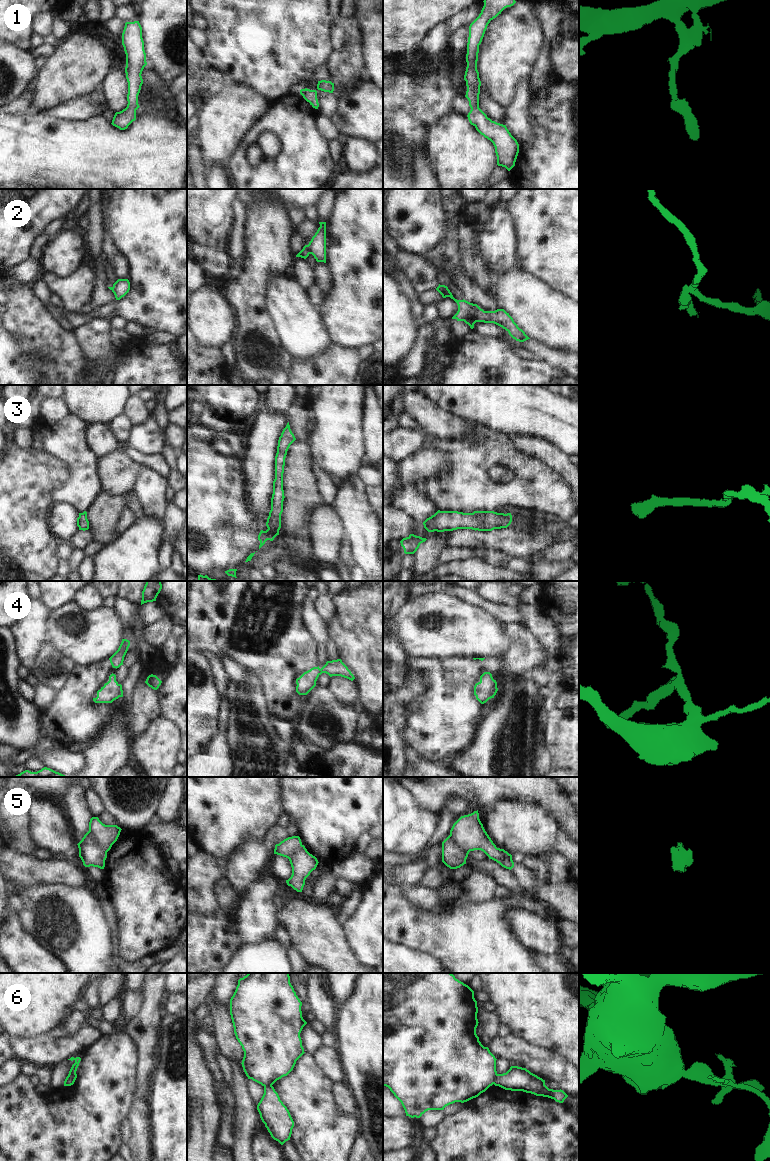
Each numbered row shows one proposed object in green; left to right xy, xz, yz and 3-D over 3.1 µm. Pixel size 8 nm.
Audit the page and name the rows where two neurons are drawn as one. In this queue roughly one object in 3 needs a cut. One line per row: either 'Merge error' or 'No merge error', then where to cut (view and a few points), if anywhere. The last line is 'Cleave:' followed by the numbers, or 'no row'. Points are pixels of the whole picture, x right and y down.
1: No merge error. No split
2: Merge error. Split along yz (441, 285), (446, 296)
3: No merge error. No split
4: No merge error. No split
5: Merge error. Split along xy (88, 831), (94, 841), (106, 853)
6: Merge error. Split along yz (497, 1074), (493, 1083)
Cleave: 2, 5, 6

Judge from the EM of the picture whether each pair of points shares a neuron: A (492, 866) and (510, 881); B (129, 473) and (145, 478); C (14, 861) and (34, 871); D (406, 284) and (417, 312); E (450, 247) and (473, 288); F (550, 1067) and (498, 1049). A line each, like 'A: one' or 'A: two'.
A: one
B: two
C: one
D: one
E: two
F: one

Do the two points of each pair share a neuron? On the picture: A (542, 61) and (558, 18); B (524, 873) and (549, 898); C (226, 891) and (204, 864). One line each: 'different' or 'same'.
A: same
B: same
C: different

